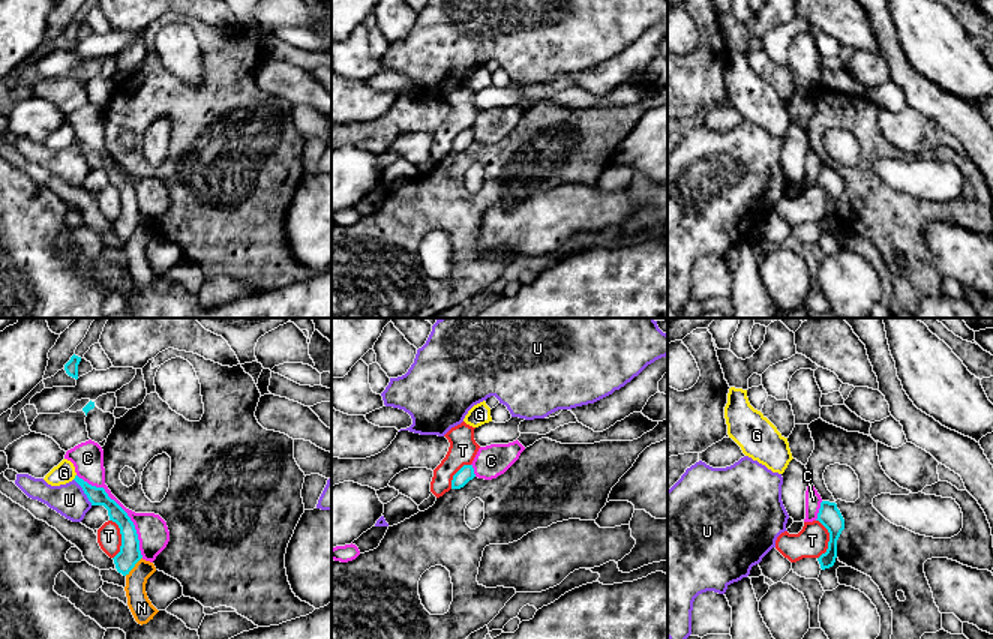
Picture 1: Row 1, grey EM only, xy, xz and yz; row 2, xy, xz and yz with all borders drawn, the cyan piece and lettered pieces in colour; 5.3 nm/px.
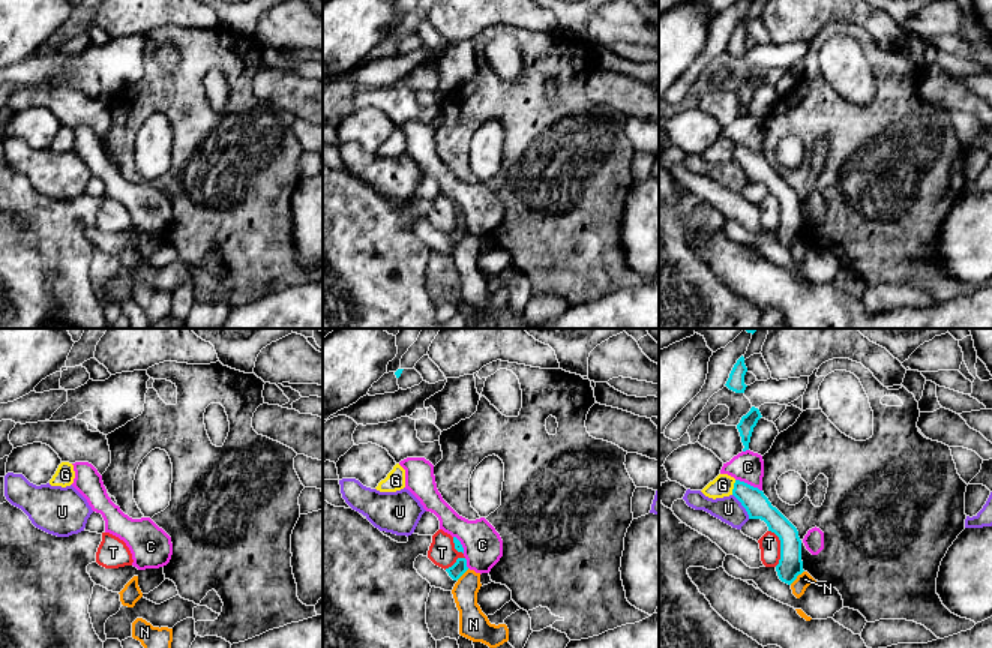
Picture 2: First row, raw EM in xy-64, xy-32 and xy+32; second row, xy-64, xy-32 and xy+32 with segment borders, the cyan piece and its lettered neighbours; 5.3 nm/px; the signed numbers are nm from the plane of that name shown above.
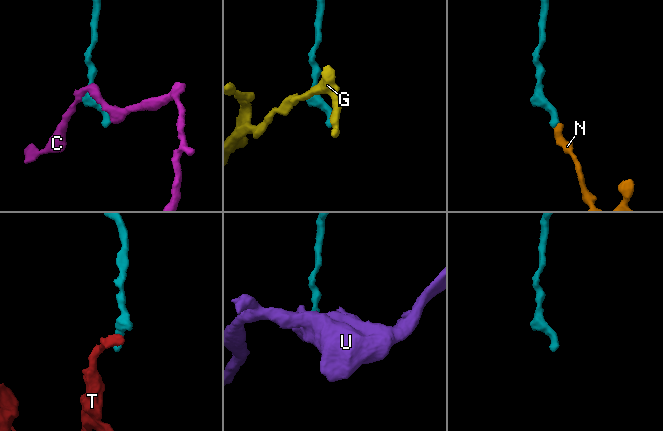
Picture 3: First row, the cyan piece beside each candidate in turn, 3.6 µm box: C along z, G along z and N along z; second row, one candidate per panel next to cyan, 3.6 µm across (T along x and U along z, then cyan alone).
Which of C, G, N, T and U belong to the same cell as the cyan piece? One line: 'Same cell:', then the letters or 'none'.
Same cell: none

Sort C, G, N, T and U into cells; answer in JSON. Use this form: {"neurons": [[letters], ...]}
{"neurons": [["C"], ["G"], ["N"], ["T"], ["U"]]}

